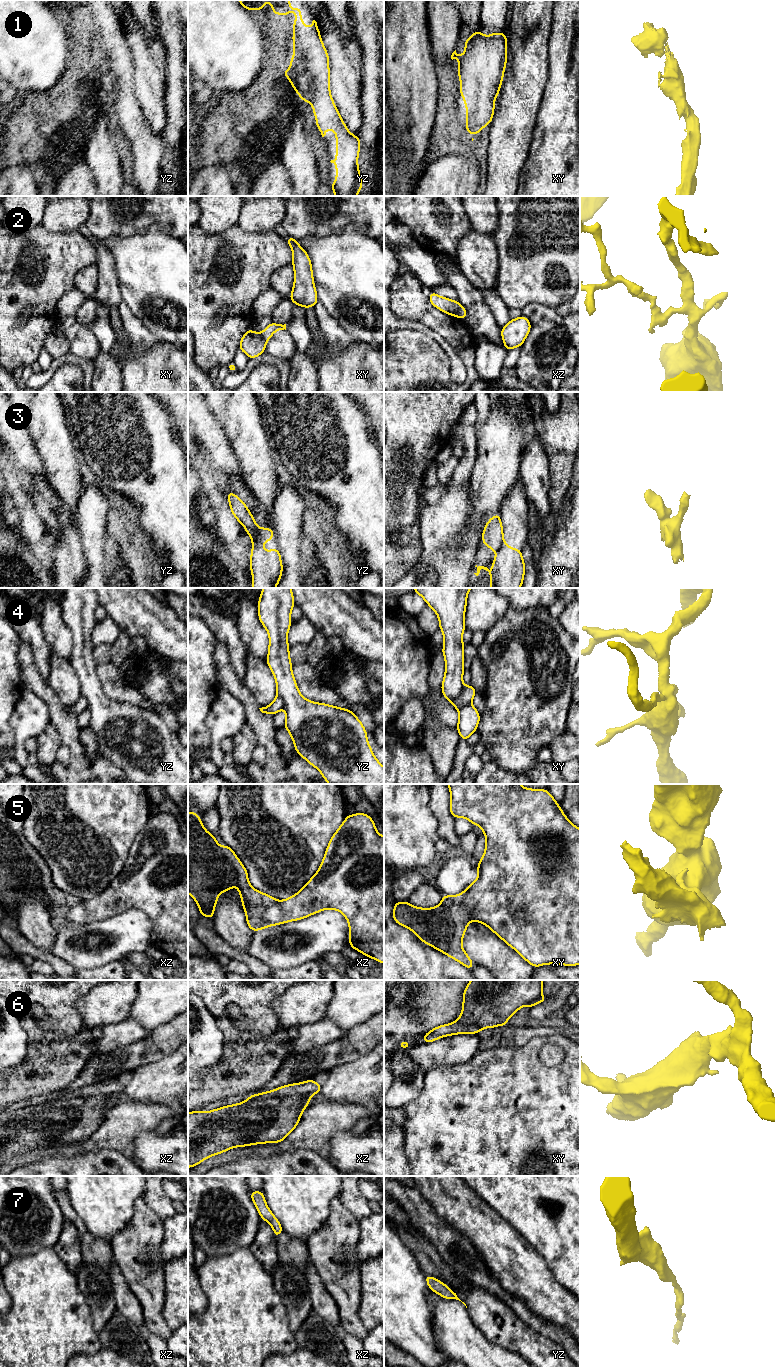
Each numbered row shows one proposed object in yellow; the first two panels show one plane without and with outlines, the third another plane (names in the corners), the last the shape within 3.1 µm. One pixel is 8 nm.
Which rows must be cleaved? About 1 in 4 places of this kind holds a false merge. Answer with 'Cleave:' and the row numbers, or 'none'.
Cleave: 2, 4, 5

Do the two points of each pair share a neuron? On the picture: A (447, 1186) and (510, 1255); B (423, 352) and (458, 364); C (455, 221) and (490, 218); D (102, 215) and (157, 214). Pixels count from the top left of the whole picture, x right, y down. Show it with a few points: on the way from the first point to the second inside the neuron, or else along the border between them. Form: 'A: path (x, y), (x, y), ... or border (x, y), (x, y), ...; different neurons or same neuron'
A: path (458, 1203), (493, 1238); same neuron
B: border (437, 341), (448, 356), (450, 379), (452, 381); different neurons
C: border (462, 206), (471, 228); different neurons
D: path (116, 215), (125, 220), (133, 220), (143, 214); same neuron

